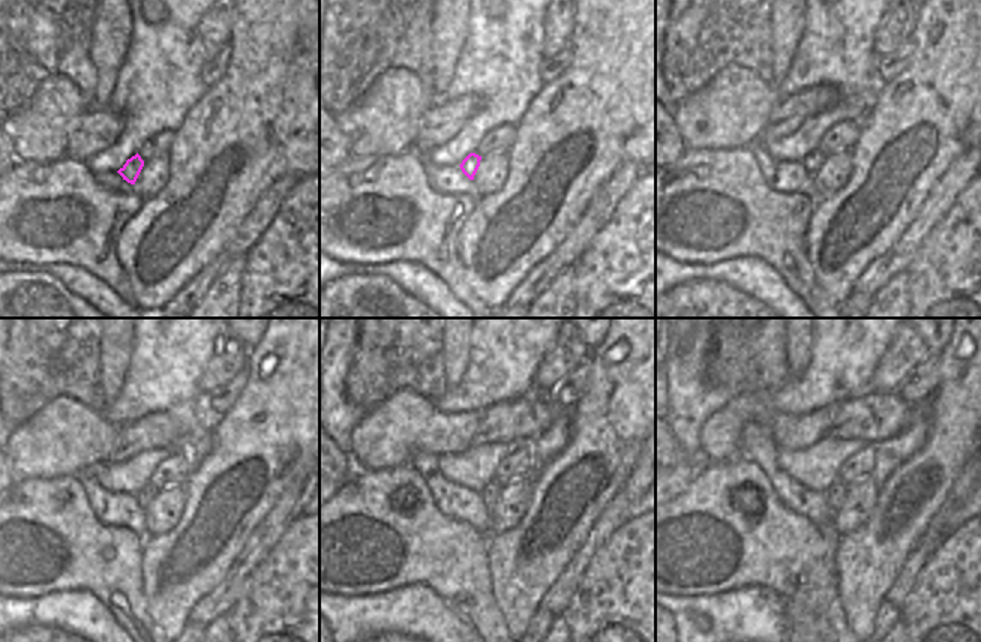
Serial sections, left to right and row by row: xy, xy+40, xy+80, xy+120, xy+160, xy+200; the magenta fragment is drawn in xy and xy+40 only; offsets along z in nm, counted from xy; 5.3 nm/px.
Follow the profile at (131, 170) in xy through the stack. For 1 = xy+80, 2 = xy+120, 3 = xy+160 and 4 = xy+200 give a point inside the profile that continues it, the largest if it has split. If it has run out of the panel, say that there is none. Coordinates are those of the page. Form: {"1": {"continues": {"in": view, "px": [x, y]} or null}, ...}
{"1": {"continues": {"in": "xy+80", "px": [812, 162]}}, "2": {"continues": {"in": "xy+120", "px": [144, 495]}}, "3": {"continues": {"in": "xy+160", "px": [491, 494]}}, "4": {"continues": {"in": "xy+200", "px": [834, 495]}}}

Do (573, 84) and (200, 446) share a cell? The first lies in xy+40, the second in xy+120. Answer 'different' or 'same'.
different

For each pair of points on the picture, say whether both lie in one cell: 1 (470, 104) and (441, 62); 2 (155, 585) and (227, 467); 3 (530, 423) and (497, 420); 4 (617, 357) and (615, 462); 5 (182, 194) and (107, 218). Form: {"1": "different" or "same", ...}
{"1": "different", "2": "same", "3": "same", "4": "same", "5": "different"}

